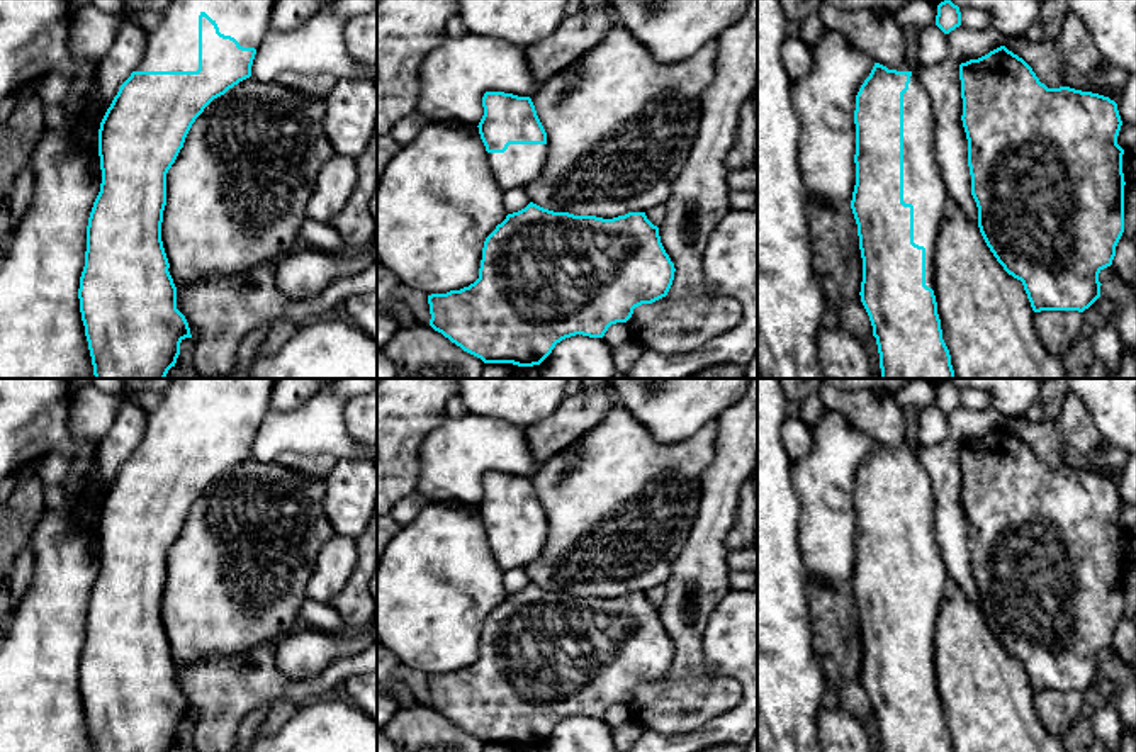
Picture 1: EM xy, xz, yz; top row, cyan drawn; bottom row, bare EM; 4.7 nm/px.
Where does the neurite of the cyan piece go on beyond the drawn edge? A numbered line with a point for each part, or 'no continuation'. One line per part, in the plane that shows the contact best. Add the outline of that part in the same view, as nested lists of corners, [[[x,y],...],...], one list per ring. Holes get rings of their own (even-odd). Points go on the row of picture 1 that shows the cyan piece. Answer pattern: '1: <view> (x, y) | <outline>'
1: yz (924, 187) | [[[905,59],[898,68],[888,70],[912,73],[908,90],[903,93],[903,202],[914,205],[914,243],[925,248],[925,285],[934,289],[934,251],[944,217],[946,199],[949,195],[934,151],[934,112],[929,97],[919,81],[919,66],[912,66]]]

